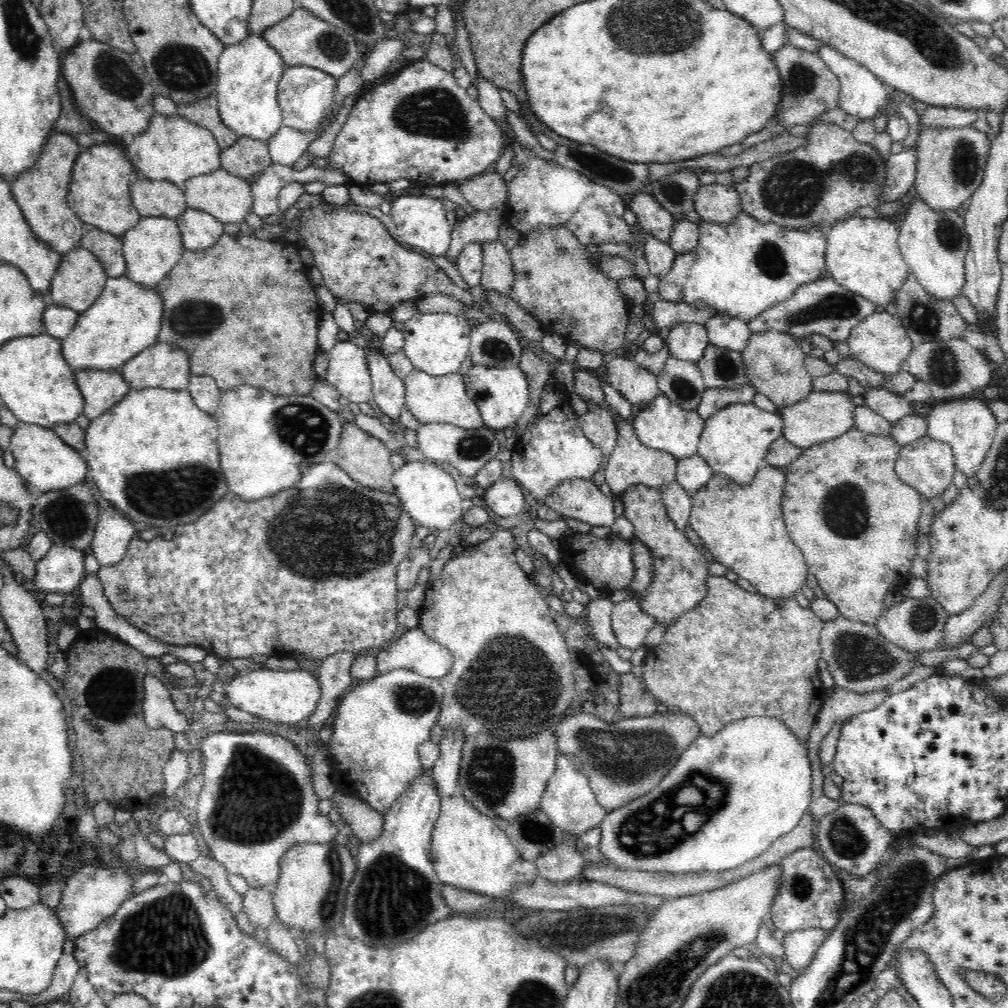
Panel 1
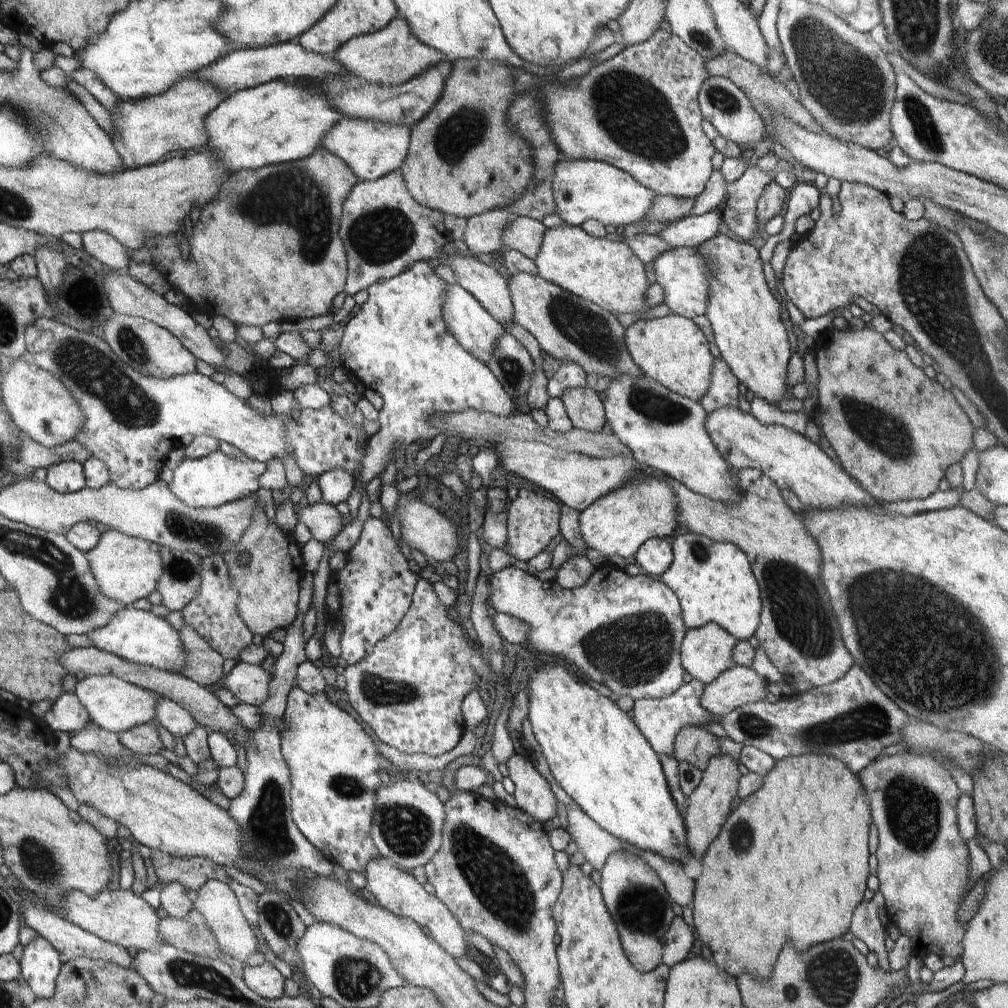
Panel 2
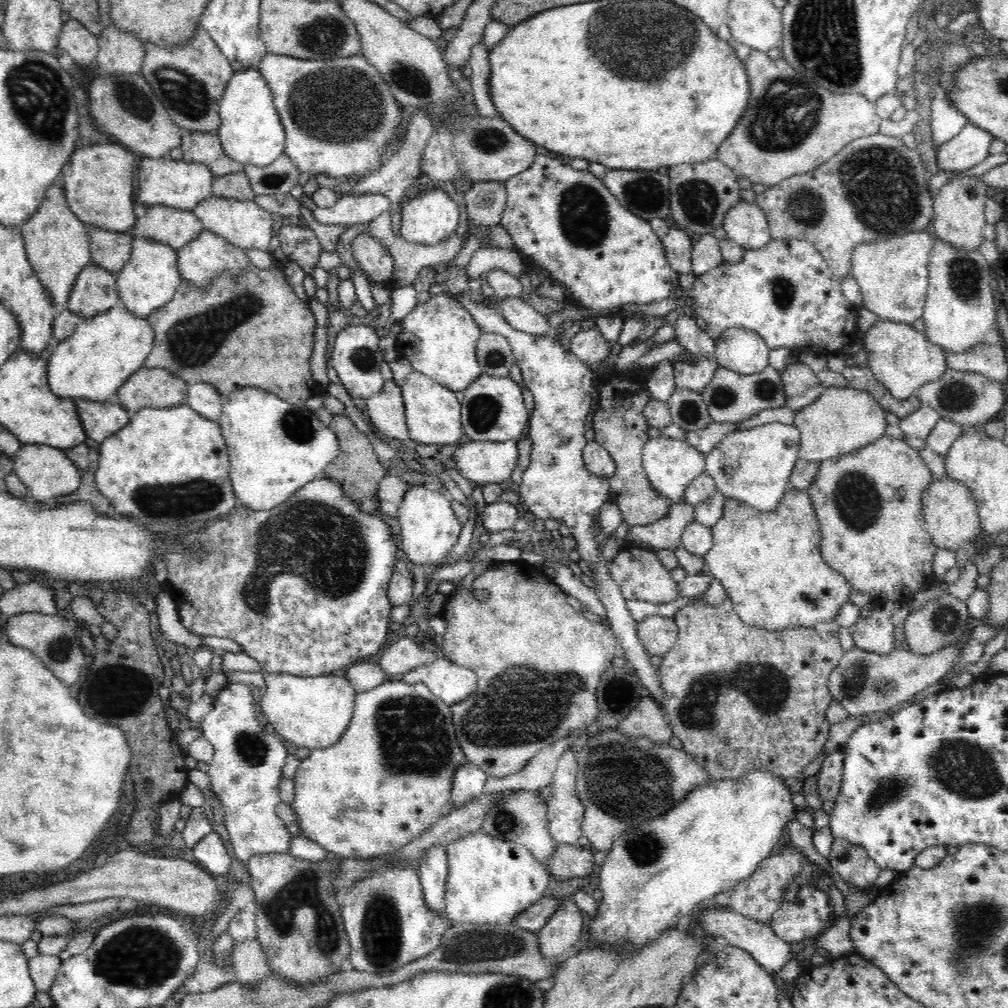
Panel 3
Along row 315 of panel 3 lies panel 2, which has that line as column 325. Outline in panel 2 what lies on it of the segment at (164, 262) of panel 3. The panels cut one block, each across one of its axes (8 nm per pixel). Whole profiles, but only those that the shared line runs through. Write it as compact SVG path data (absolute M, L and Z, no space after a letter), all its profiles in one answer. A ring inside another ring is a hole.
M344 117L322 138L322 148L346 162L360 181L375 181L390 172L398 171L409 151L411 128L404 124Z

